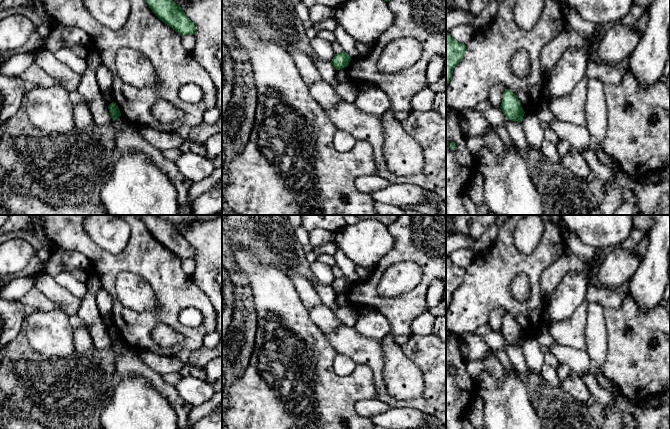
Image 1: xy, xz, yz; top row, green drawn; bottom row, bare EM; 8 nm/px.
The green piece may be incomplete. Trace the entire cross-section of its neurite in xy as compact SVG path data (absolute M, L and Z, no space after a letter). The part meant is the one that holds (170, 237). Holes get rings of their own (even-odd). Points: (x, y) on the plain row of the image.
M138 215L152 236L180 260L195 258L196 251L183 233L158 215Z

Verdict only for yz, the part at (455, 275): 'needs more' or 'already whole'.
already whole

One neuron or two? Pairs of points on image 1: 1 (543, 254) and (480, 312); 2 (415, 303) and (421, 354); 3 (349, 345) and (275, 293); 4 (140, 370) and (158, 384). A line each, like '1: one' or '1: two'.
1: one
2: two
3: two
4: one

